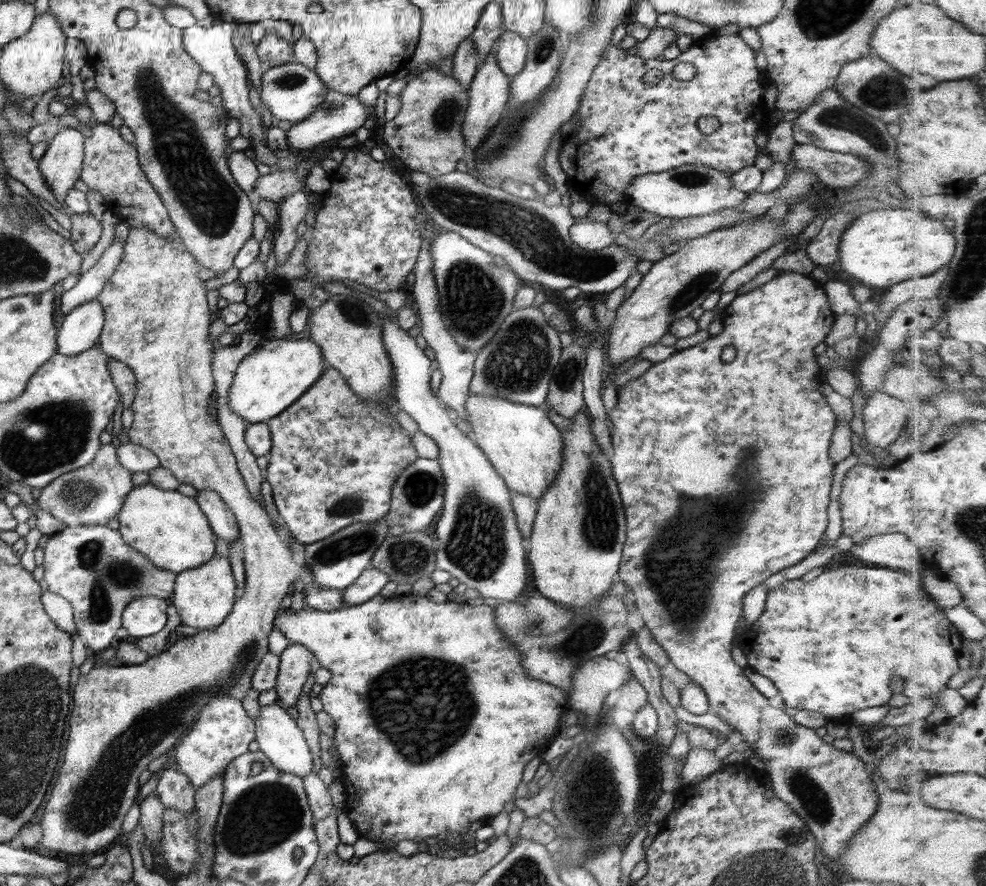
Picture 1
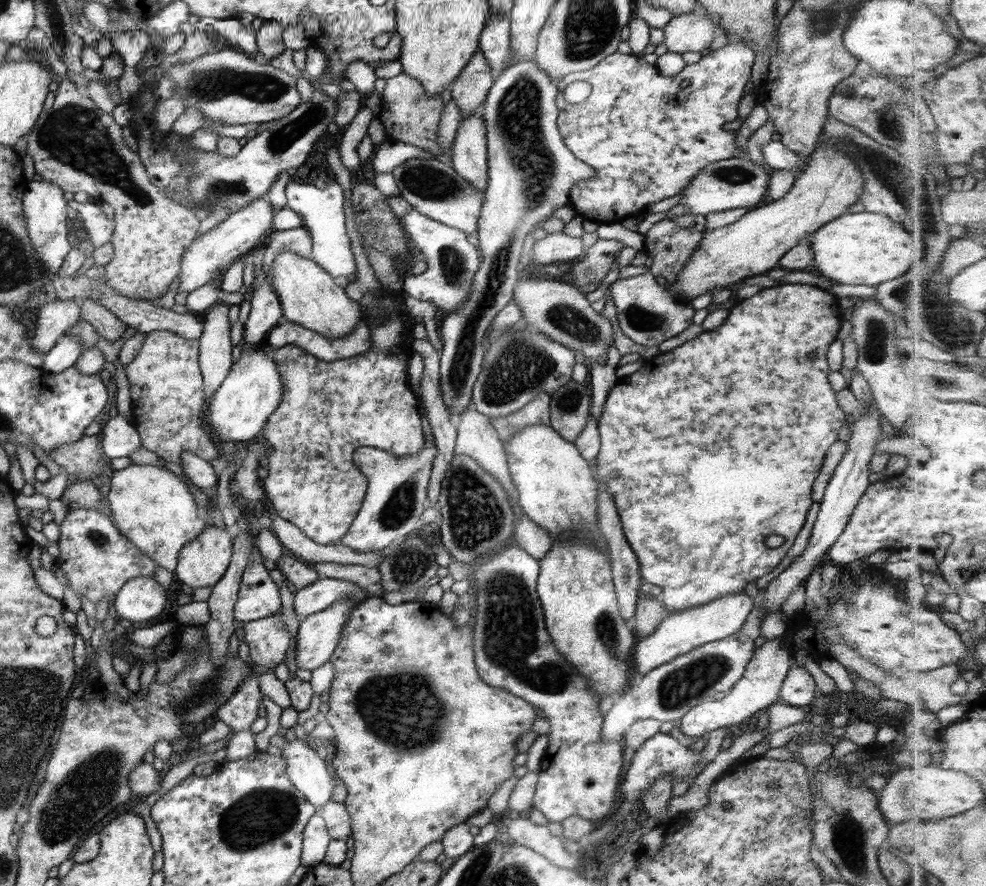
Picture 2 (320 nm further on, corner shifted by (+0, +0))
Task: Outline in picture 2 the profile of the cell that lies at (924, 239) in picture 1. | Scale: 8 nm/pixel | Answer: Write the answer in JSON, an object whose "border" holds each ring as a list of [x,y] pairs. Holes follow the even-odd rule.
{"border":[[[865,210],[858,213],[847,212],[837,218],[834,218],[833,220],[827,221],[813,234],[806,237],[805,240],[809,242],[809,249],[811,249],[812,254],[812,264],[810,270],[823,279],[833,280],[833,282],[841,282],[841,284],[865,284],[865,286],[874,287],[875,285],[891,280],[891,278],[901,276],[901,274],[907,270],[907,266],[913,266],[913,262],[919,262],[919,266],[921,266],[921,262],[925,260],[925,242],[923,242],[923,238],[913,238],[913,234],[907,234],[907,232],[905,232],[899,224],[893,224],[893,222],[891,222],[891,220],[889,220],[889,218],[887,218],[884,214],[870,213]]]}

